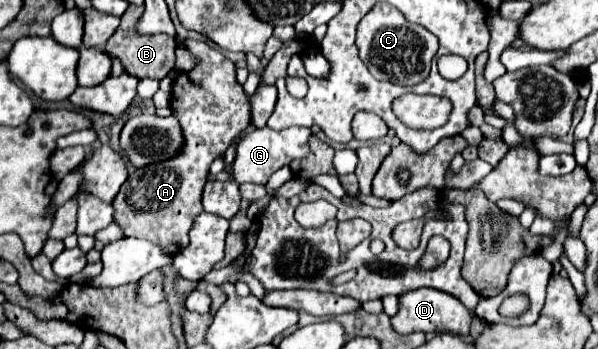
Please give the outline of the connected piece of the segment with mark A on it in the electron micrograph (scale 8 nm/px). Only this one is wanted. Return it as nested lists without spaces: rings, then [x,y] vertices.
[[[187,40],[187,48],[199,58],[199,66],[193,68],[191,72],[181,72],[177,76],[173,84],[173,102],[171,102],[173,116],[181,122],[181,128],[185,132],[185,152],[181,152],[181,156],[175,156],[173,160],[165,160],[161,164],[151,164],[149,168],[133,170],[113,200],[115,222],[123,228],[125,236],[143,238],[161,244],[165,252],[169,252],[171,256],[181,252],[181,248],[189,244],[189,230],[193,226],[193,220],[203,210],[201,194],[207,182],[207,172],[211,162],[229,148],[229,144],[235,140],[235,136],[241,130],[249,126],[249,98],[245,96],[243,88],[235,80],[235,70],[237,70],[235,64],[229,58],[225,58],[219,50],[207,46],[205,42]]]

